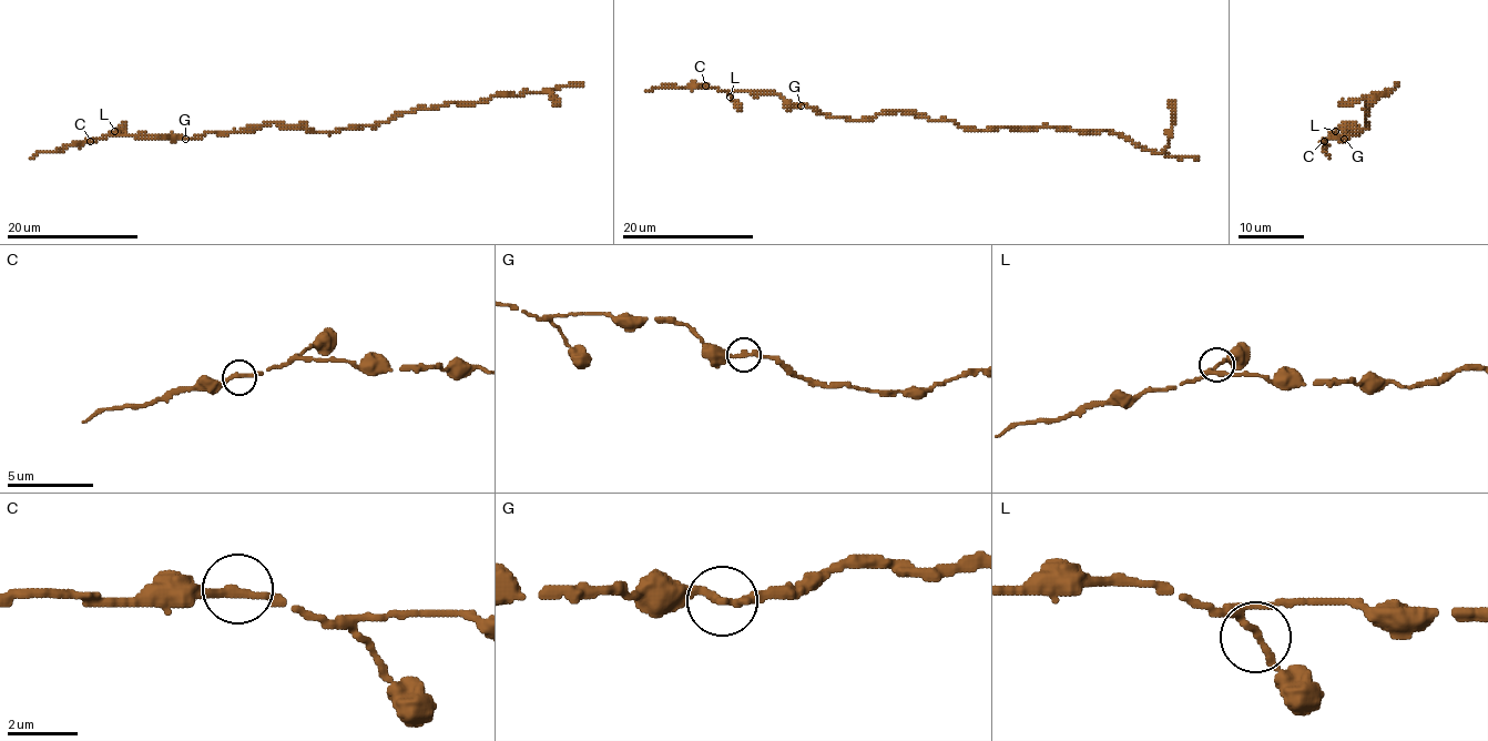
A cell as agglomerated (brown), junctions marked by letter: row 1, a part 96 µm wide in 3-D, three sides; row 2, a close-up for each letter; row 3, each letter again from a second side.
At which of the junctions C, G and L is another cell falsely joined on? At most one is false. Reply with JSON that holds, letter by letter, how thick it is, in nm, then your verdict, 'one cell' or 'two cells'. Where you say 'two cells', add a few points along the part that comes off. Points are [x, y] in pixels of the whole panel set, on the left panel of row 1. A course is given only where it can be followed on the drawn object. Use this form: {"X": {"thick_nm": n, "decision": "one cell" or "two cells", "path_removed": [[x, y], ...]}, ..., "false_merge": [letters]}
{"C": {"thick_nm": 260, "decision": "one cell"}, "G": {"thick_nm": 260, "decision": "one cell"}, "L": {"thick_nm": 160, "decision": "one cell"}, "false_merge": []}

